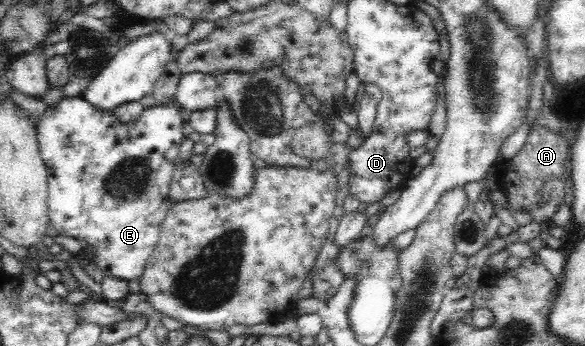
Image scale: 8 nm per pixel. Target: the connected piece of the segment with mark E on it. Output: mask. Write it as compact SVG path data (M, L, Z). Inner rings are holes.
M83 96L63 97L60 101L48 106L46 112L43 112L42 118L36 122L40 156L43 158L49 173L46 200L48 225L64 236L72 236L80 242L85 241L86 246L84 249L89 249L92 254L90 262L96 264L105 276L112 276L125 281L140 278L148 264L150 255L157 247L161 222L172 206L169 197L169 186L177 165L175 162L179 155L181 143L185 140L185 136L182 134L182 124L184 124L184 120L180 115L180 106L176 102L172 105L156 104L148 107L142 111L142 114L134 122L122 123L111 111L96 108L93 104L84 100Z

